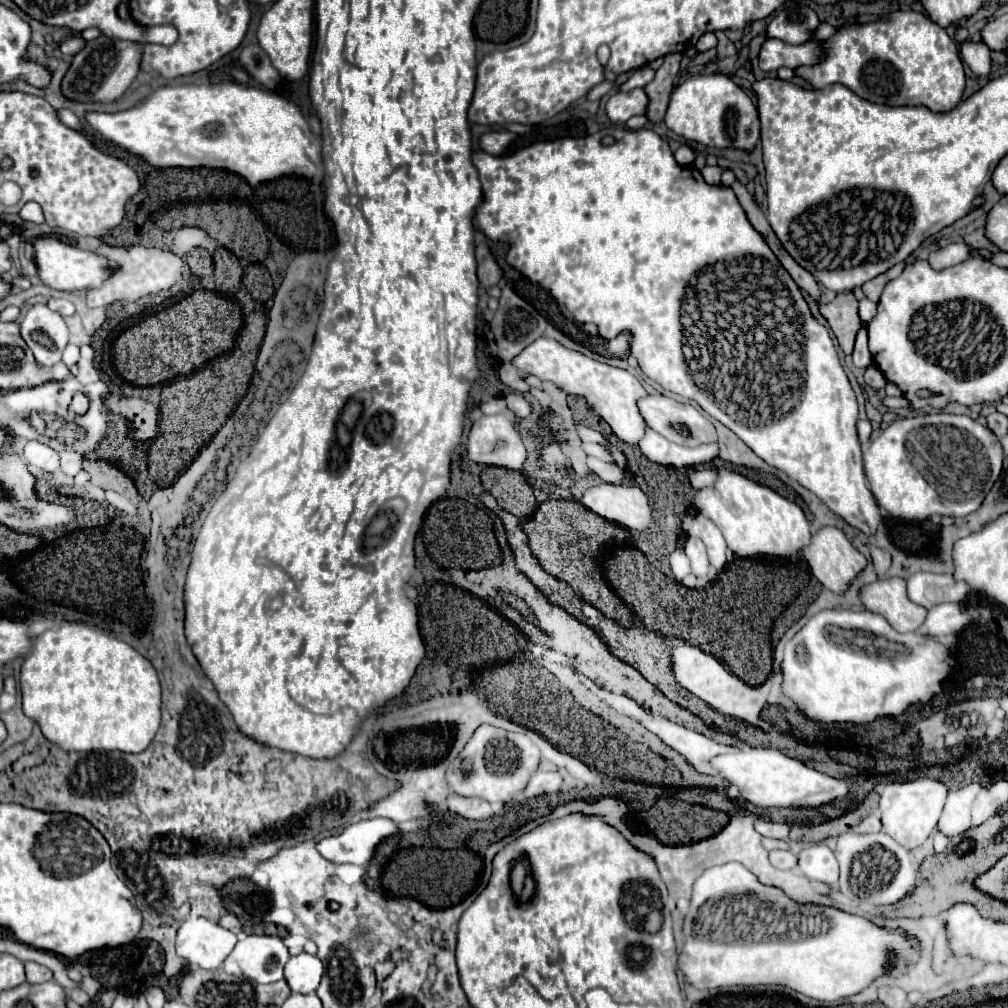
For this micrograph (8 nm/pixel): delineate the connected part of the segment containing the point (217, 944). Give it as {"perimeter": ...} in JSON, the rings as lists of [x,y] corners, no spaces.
{"perimeter":[[[187,919],[177,931],[177,955],[201,969],[217,969],[235,943],[235,933],[207,919]]]}

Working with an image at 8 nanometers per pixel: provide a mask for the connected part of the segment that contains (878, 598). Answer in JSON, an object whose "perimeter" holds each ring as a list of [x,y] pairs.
{"perimeter":[[[889,577],[863,587],[861,599],[869,611],[883,615],[901,633],[917,631],[927,617],[927,607],[909,601],[903,577]]]}

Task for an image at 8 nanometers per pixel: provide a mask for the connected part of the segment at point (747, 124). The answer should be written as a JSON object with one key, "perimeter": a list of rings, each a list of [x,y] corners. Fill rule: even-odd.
{"perimeter":[[[691,77],[673,89],[669,107],[665,113],[667,127],[707,147],[733,147],[741,151],[753,151],[759,141],[759,115],[747,93],[735,85],[729,77]]]}

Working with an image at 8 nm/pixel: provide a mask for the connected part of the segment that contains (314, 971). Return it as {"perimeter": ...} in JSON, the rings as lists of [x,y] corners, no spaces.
{"perimeter":[[[301,953],[287,961],[285,981],[293,993],[313,993],[319,987],[323,975],[323,963],[317,955]]]}

